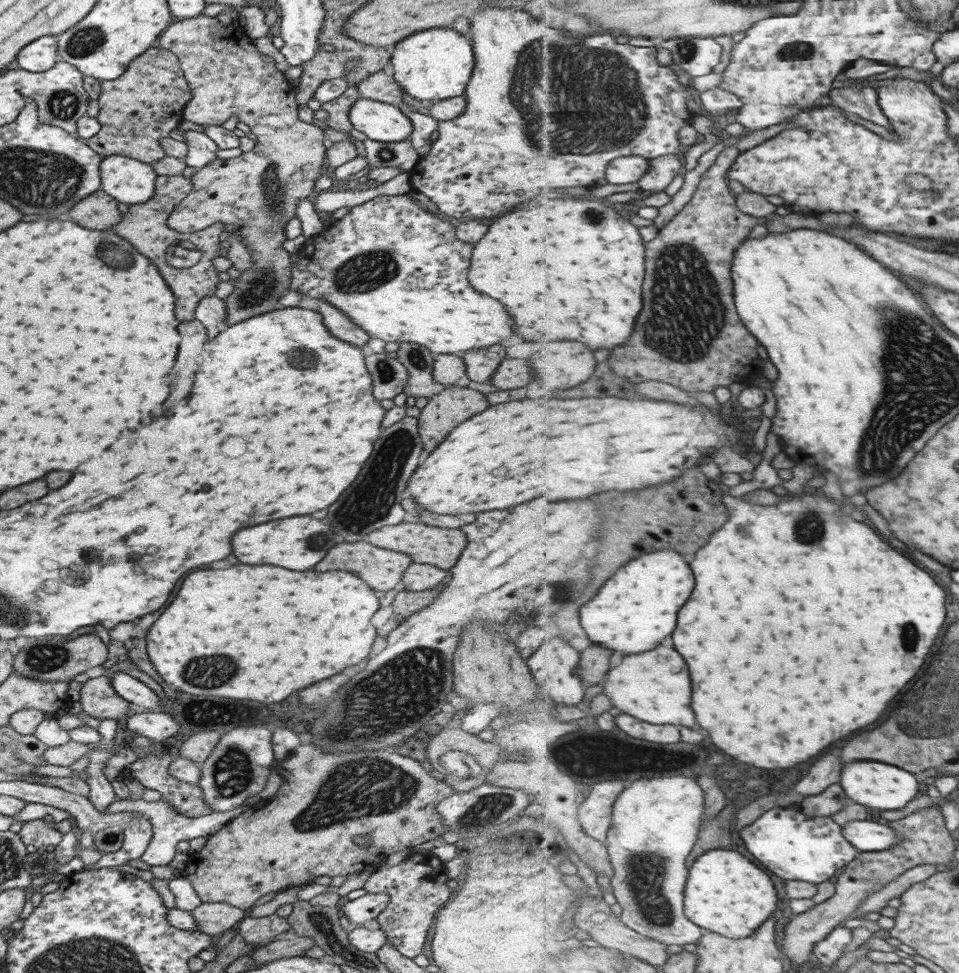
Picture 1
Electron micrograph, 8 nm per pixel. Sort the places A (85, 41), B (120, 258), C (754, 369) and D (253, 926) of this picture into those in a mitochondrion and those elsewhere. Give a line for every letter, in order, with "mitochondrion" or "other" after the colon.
A: mitochondrion
B: mitochondrion
C: other
D: other

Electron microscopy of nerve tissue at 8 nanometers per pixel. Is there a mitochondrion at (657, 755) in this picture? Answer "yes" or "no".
no

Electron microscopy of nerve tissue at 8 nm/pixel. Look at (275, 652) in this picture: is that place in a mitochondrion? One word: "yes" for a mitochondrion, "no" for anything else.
no

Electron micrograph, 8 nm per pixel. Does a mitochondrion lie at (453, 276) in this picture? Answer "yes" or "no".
no

